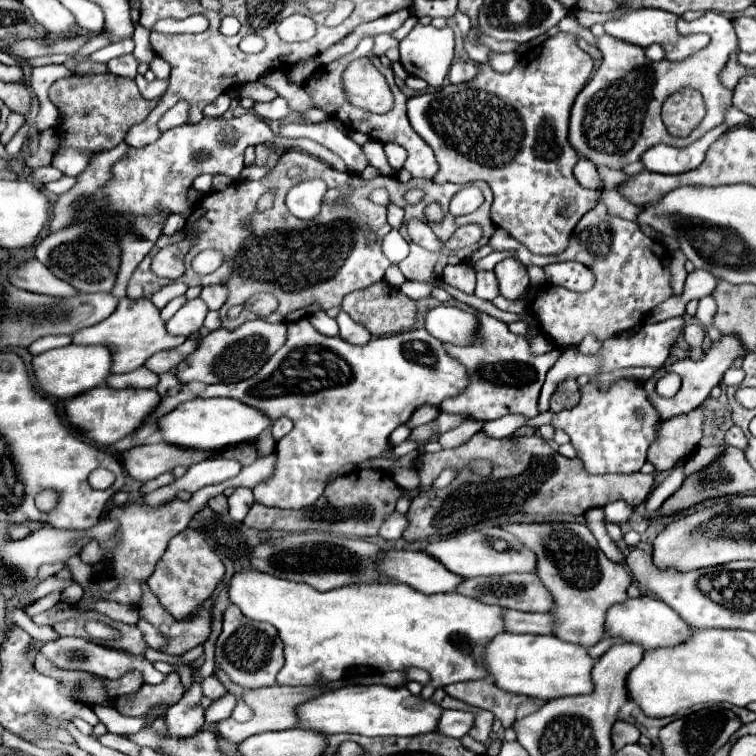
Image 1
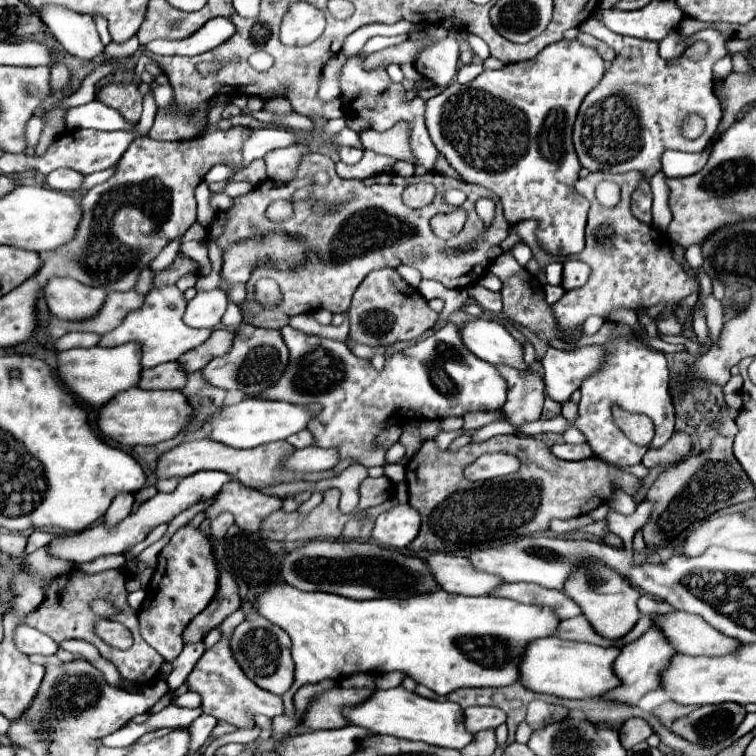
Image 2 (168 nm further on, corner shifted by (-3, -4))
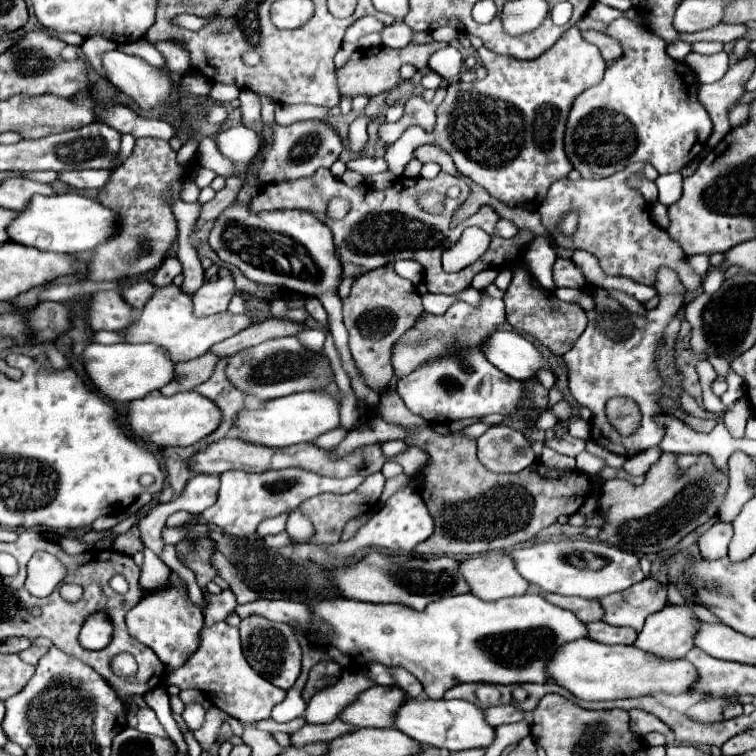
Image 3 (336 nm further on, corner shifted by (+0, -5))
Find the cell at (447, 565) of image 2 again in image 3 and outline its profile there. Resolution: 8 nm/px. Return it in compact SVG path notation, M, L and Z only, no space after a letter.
M488 552L460 560L460 574L468 580L472 594L486 602L526 594L530 586L504 552Z

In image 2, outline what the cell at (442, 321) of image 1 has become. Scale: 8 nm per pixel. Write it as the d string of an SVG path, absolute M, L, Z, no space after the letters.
M475 319L461 325L461 335L467 349L491 365L509 365L519 371L527 367L523 361L523 345L501 323Z

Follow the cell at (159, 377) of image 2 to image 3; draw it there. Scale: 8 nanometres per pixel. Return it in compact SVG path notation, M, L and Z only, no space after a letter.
M204 354L204 356L198 356L196 360L178 362L176 364L176 380L172 380L172 384L166 384L164 388L160 388L160 394L172 396L176 392L194 390L198 384L208 380L216 362L218 362L218 358L214 354Z

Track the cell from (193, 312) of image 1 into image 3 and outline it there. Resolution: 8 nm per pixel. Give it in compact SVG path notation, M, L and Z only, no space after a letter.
M230 274L226 276L216 276L210 278L194 296L194 316L212 316L212 314L220 314L226 312L228 302L232 298L232 294L236 292L234 288L234 280Z

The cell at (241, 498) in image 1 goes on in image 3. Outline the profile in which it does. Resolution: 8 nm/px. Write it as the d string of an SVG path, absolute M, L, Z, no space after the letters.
M286 468L286 470L270 470L262 474L248 474L248 472L224 472L220 474L222 486L220 494L214 506L204 510L200 516L192 516L190 512L176 512L166 520L166 526L184 526L190 522L206 522L220 526L230 536L250 536L256 532L256 526L272 516L278 514L290 514L294 508L298 508L304 500L322 494L348 494L360 486L364 476L350 476L344 480L338 478L324 478L300 468Z

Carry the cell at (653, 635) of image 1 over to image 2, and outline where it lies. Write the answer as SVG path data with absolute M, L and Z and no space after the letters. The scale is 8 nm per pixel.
M675 611L669 615L659 615L655 625L665 631L669 643L673 643L679 653L713 657L735 653L741 647L737 639L715 631L699 615Z

